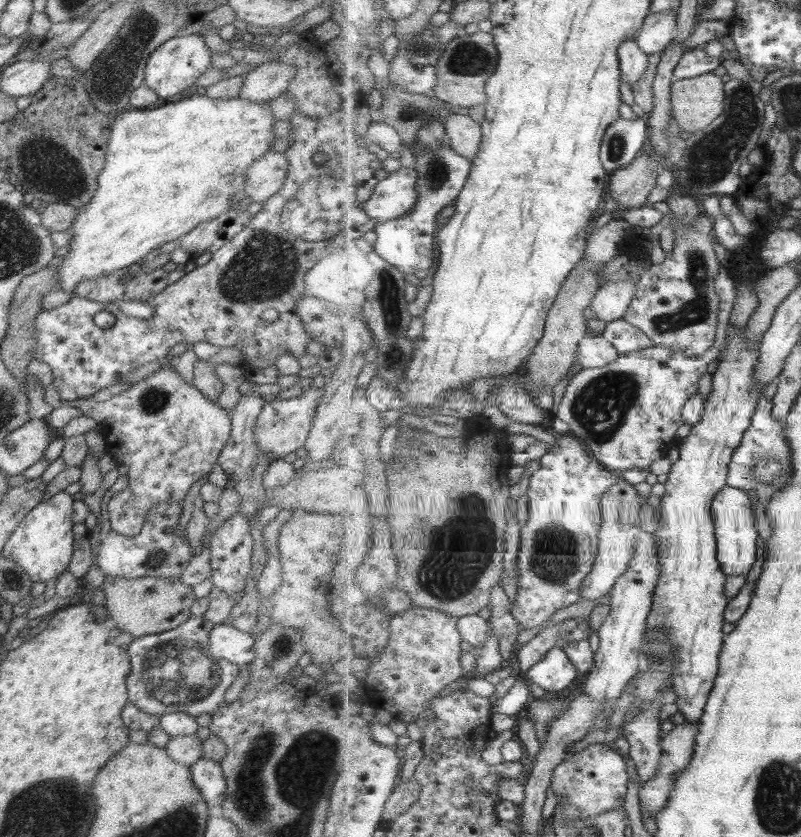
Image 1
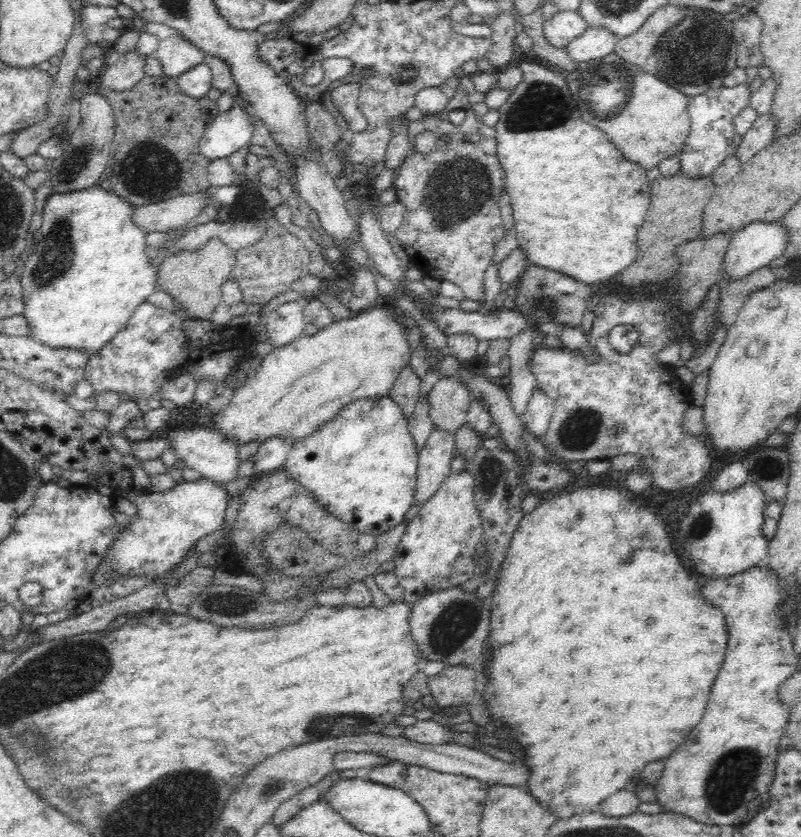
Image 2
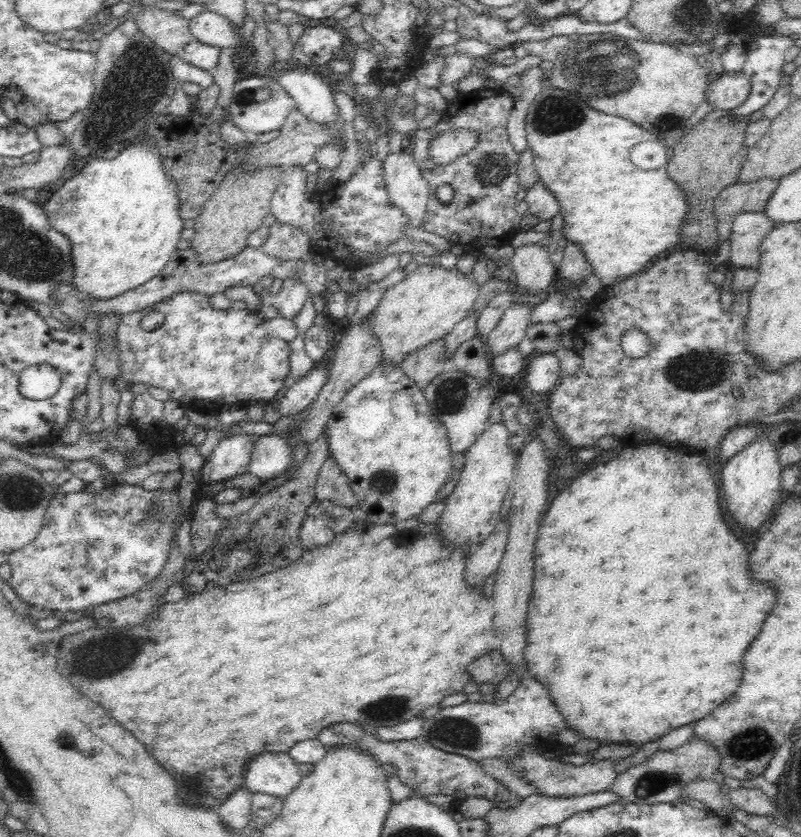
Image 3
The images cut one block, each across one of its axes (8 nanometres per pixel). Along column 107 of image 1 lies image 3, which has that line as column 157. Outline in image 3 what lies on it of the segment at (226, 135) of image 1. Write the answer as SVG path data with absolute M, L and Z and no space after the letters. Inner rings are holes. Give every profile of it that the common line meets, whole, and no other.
M148 140L148 142L136 142L136 144L128 144L116 158L91 158L87 163L82 165L78 173L76 173L66 184L60 187L60 190L55 194L46 196L48 200L44 200L42 205L43 210L48 214L48 221L52 228L64 233L66 238L72 243L72 262L75 269L75 286L87 296L95 296L98 299L109 299L129 291L130 289L140 286L154 278L159 274L166 264L169 264L170 258L177 249L178 242L182 239L180 234L184 228L184 219L181 215L181 201L179 200L179 189L176 180L167 174L163 168L163 157L159 148L158 140Z

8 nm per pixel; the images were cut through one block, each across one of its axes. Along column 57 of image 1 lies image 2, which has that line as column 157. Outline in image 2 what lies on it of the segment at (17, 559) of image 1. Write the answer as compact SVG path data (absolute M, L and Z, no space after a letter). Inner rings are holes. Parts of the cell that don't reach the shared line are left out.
M202 476L196 480L175 481L174 486L164 492L128 490L121 496L136 505L138 516L132 517L130 528L121 528L118 540L92 576L94 584L103 583L120 573L146 579L164 575L168 569L180 564L181 558L196 545L196 541L222 527L229 498L228 490L221 482Z

